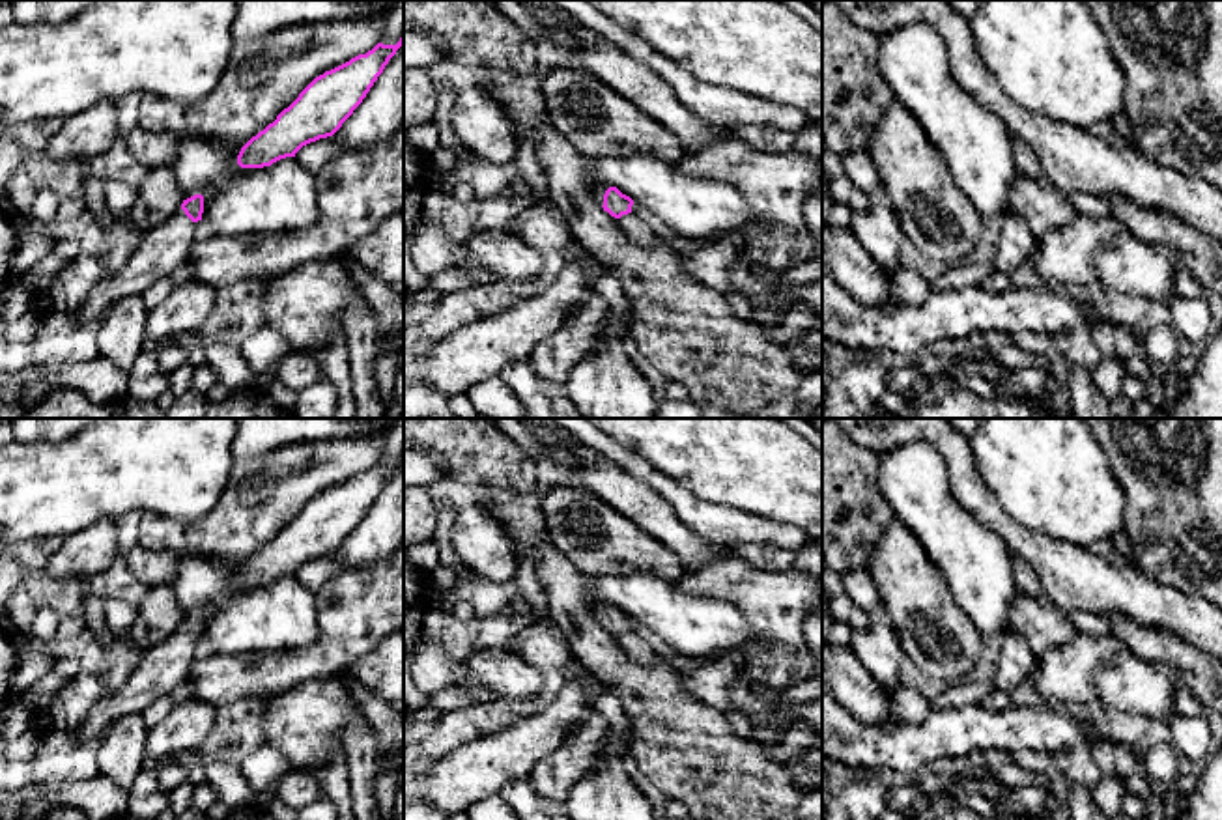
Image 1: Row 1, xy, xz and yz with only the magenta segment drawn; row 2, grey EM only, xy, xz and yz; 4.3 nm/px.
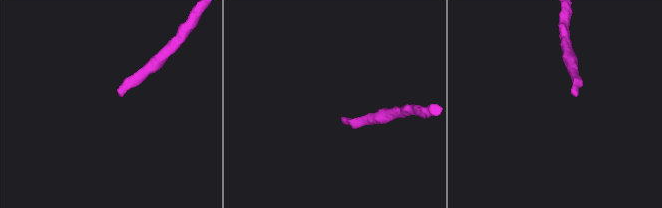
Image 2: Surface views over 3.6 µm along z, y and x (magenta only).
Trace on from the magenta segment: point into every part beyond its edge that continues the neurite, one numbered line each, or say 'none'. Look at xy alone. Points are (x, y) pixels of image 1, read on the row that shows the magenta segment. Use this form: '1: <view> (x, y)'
1: xy (163, 249)

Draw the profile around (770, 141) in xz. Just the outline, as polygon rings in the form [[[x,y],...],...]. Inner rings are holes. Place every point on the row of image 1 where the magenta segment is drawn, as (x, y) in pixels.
[[[734,127],[732,138],[764,153],[785,153],[792,151],[796,136],[770,127]]]

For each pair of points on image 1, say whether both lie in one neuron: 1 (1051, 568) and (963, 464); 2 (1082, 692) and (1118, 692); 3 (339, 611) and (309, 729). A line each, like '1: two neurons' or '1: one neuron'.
1: one neuron
2: two neurons
3: two neurons

